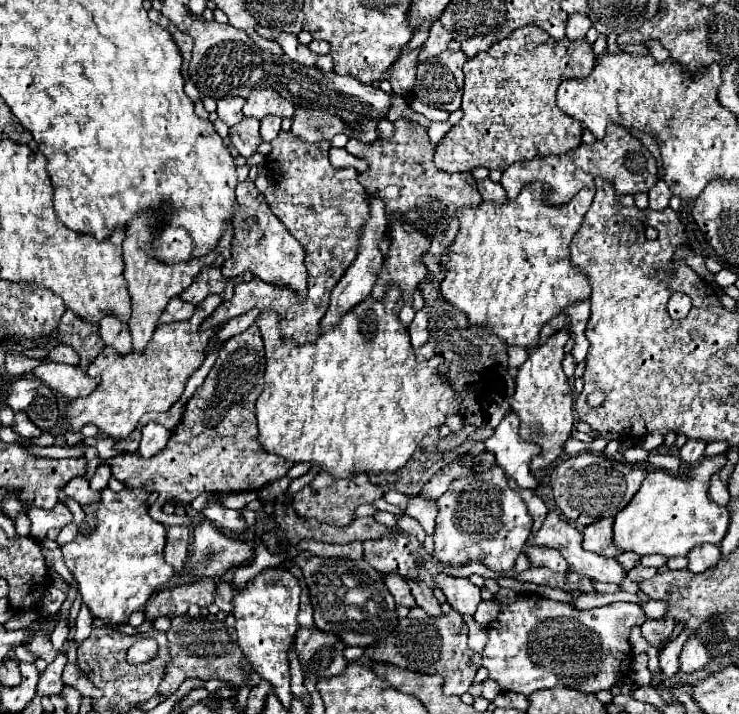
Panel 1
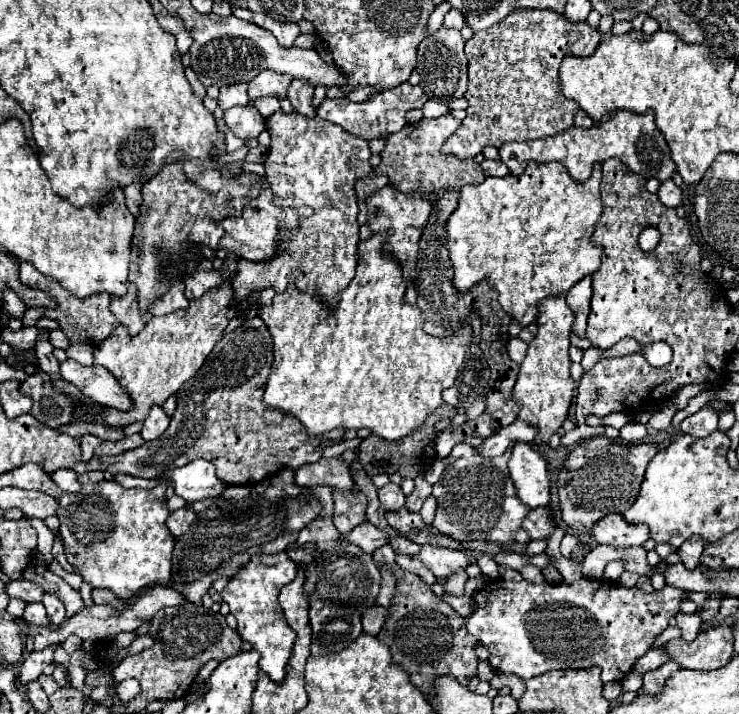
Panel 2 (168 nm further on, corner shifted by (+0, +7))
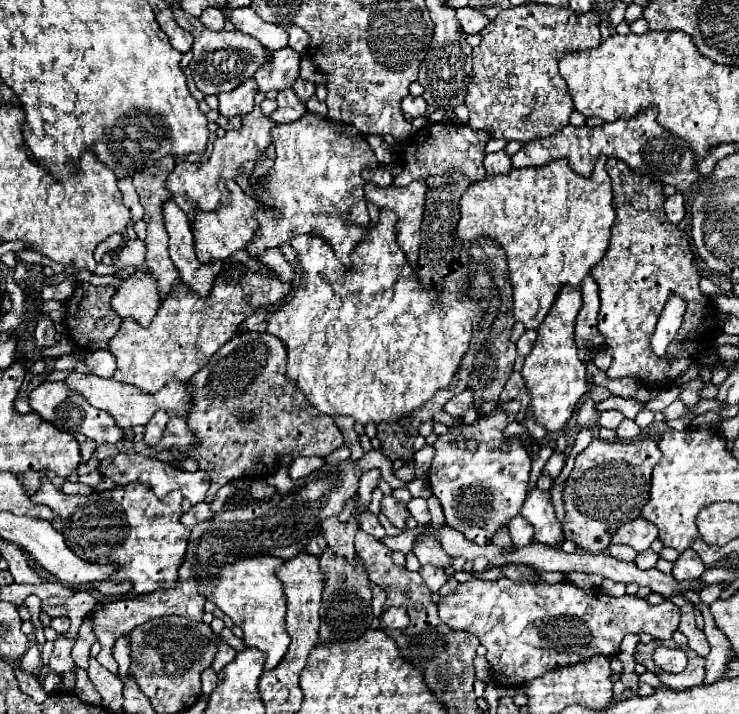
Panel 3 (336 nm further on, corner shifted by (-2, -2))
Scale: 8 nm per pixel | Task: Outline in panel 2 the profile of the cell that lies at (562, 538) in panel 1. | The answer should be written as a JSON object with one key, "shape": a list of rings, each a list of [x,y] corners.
{"shape":[[[538,507],[532,509],[522,521],[522,529],[526,529],[532,539],[550,539],[558,529],[558,521],[552,519],[550,507]]]}

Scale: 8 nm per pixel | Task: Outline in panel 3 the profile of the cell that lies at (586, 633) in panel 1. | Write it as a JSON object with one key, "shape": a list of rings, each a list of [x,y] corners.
{"shape":[[[498,578],[494,582],[468,580],[458,584],[452,594],[440,596],[438,610],[442,622],[452,630],[468,630],[480,638],[480,644],[486,648],[486,660],[492,666],[492,678],[502,686],[526,684],[536,676],[542,676],[546,670],[584,662],[596,654],[612,658],[618,654],[620,642],[626,634],[648,632],[656,640],[670,640],[678,628],[678,608],[668,600],[658,606],[650,606],[644,598],[638,596],[624,594],[614,598],[604,594],[600,588],[578,588],[572,582],[548,584],[542,578],[534,582],[514,582],[508,578]]]}

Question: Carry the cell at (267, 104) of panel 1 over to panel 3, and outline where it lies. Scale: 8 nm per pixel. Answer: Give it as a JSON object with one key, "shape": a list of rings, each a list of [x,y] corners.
{"shape":[[[280,48],[280,50],[272,50],[268,58],[270,62],[262,64],[254,74],[254,78],[258,80],[260,92],[290,88],[292,80],[296,80],[298,76],[300,54],[292,48]]]}

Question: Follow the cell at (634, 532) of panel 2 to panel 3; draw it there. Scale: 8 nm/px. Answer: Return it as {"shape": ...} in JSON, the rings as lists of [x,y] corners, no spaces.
{"shape":[[[638,518],[618,528],[618,532],[612,536],[612,544],[628,544],[636,552],[644,552],[650,548],[656,536],[658,536],[658,528],[652,522]]]}

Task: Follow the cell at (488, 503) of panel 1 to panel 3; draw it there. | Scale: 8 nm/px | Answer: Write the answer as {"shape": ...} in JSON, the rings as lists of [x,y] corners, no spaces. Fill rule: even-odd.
{"shape":[[[516,400],[498,404],[490,414],[480,416],[474,424],[450,426],[448,434],[438,436],[434,444],[434,458],[426,474],[432,494],[440,500],[446,516],[446,526],[456,528],[466,540],[480,546],[488,544],[494,532],[508,524],[508,520],[520,514],[526,498],[530,456],[520,438],[506,438],[504,428],[514,420],[520,404]],[[466,440],[476,440],[476,452],[464,448]],[[510,440],[510,450],[502,452],[500,446]]]}

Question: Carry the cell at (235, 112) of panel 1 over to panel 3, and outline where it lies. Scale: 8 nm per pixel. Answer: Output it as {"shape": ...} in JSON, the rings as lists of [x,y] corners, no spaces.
{"shape":[[[254,78],[240,84],[240,88],[234,88],[232,92],[220,92],[218,94],[218,112],[222,116],[242,116],[248,114],[254,106],[254,94],[258,92],[258,84]]]}

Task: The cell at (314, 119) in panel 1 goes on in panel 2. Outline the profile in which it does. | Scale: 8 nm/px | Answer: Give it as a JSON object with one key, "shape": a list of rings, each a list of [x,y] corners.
{"shape":[[[290,83],[288,87],[288,99],[294,107],[296,113],[308,117],[308,119],[314,119],[316,117],[316,107],[312,105],[312,87],[306,87],[306,83]]]}

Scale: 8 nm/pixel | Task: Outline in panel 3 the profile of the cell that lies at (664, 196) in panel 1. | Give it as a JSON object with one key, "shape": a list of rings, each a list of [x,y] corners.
{"shape":[[[676,192],[674,196],[668,196],[668,198],[666,198],[666,202],[664,202],[664,212],[666,212],[666,216],[668,216],[668,220],[670,220],[672,224],[678,224],[678,222],[684,218],[686,210],[684,210],[684,200],[682,200],[682,194],[680,194],[680,192]]]}

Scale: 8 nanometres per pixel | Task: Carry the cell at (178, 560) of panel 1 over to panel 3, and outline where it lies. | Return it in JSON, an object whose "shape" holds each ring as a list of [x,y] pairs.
{"shape":[[[200,502],[200,504],[194,504],[188,512],[184,512],[184,516],[182,516],[180,520],[182,520],[184,526],[194,528],[196,524],[200,524],[200,522],[204,522],[204,520],[210,520],[210,518],[214,518],[210,506],[208,506],[206,502]]]}

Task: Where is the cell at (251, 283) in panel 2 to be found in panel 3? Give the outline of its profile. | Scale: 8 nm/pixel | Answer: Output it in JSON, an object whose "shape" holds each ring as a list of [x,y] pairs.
{"shape":[[[306,112],[300,120],[292,124],[274,126],[272,144],[276,148],[274,166],[268,170],[264,178],[256,180],[254,186],[254,196],[260,206],[252,216],[256,216],[258,220],[258,230],[246,250],[250,250],[254,256],[262,256],[266,248],[274,248],[284,242],[290,242],[296,234],[316,233],[330,242],[336,256],[348,266],[350,252],[358,244],[358,240],[364,238],[364,232],[368,230],[368,222],[370,222],[364,204],[364,178],[360,174],[364,168],[368,170],[378,168],[378,160],[372,148],[362,136],[342,134],[338,132],[336,124],[330,118],[312,112]]]}

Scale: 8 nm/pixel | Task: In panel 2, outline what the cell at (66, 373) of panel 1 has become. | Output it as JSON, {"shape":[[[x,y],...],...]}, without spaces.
{"shape":[[[66,359],[64,363],[60,363],[60,375],[68,383],[76,385],[82,395],[92,399],[94,403],[114,409],[130,407],[130,397],[126,395],[126,391],[122,391],[114,375],[110,375],[110,371],[106,371],[102,365],[84,367],[72,359]]]}

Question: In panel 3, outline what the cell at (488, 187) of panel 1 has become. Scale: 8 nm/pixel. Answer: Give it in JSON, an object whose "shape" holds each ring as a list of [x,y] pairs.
{"shape":[[[500,150],[496,154],[486,154],[484,168],[488,174],[506,174],[508,170],[512,170],[512,162],[510,156],[504,150]]]}

